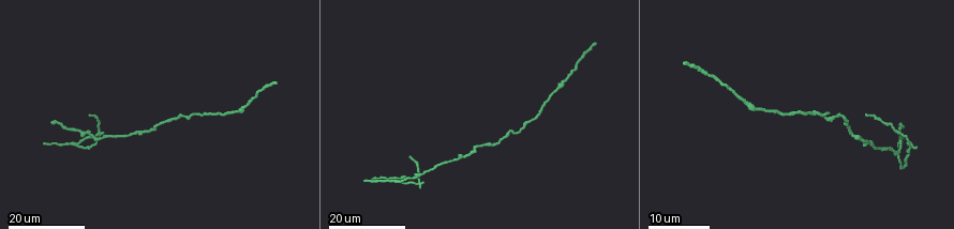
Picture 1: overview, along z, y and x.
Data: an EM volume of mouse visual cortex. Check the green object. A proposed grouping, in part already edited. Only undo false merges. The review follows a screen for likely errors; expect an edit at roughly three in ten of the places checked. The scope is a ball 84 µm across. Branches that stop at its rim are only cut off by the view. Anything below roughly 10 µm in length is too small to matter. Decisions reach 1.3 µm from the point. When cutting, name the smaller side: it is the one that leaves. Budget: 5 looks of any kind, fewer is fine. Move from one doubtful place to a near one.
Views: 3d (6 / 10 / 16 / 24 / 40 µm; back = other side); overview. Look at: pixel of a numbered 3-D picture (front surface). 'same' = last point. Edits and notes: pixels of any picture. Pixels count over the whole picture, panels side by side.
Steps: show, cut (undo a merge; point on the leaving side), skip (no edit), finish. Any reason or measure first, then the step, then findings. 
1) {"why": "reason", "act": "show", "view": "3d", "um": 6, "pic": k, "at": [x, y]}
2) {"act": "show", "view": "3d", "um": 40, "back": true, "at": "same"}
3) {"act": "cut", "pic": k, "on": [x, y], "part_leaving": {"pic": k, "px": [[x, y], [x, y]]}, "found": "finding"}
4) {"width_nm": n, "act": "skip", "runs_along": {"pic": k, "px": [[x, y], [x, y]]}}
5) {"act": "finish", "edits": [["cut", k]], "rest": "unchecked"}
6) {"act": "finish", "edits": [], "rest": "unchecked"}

{"why": "sudden change in width", "act": "show", "view": "3d", "um": 16, "pic": 1, "at": [189, 116]}

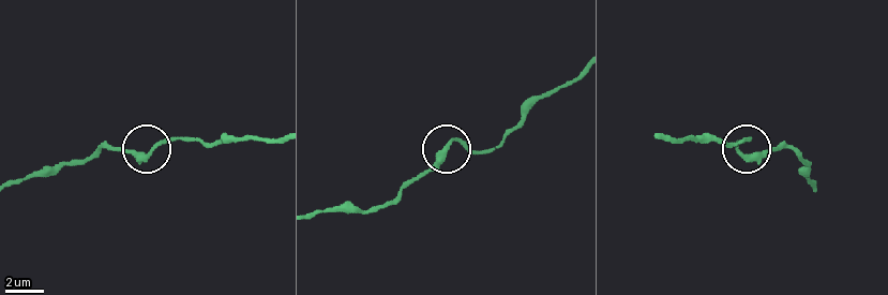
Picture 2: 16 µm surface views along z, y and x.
{"why": "closer look", "act": "show", "view": "3d", "um": 6, "pic": 2, "at": [456, 140]}

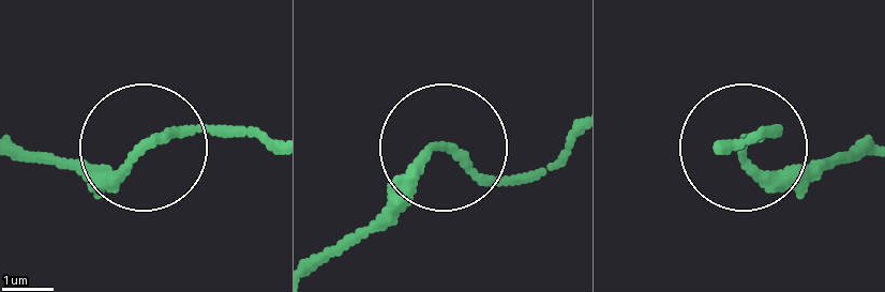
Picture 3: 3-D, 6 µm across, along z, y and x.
{"act": "skip", "found": "all the same cell"}

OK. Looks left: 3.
{"why": "calibre changes", "act": "show", "view": "3d", "um": 24, "pic": 1, "at": [461, 156]}

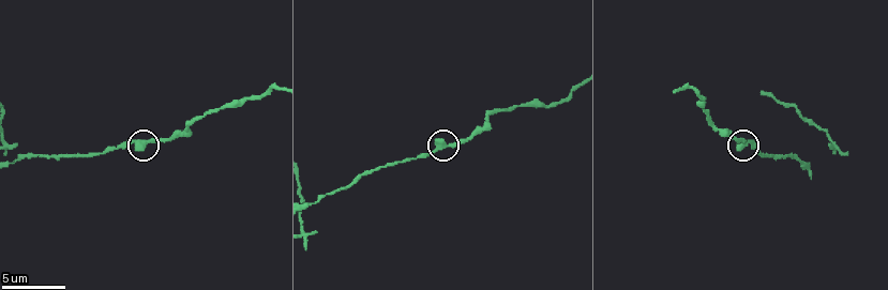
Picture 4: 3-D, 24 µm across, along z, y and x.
{"act": "show", "view": "3d", "um": 6, "pic": 4, "at": [744, 142]}

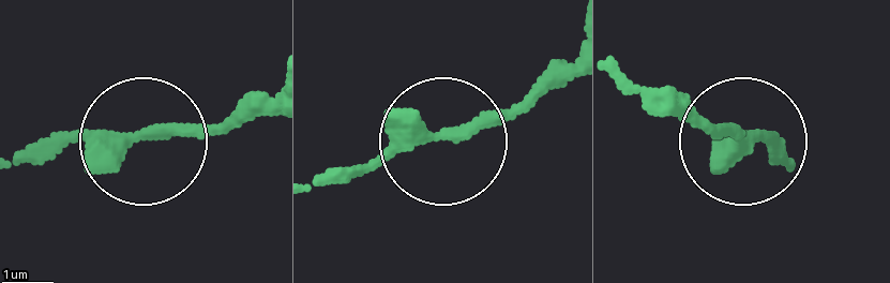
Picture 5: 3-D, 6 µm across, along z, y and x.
{"arms": 3, "act": "skip", "found": "continuous, no second cell"}

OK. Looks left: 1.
{"why": "a fork", "act": "show", "view": "3d", "um": 16, "pic": 4, "at": [809, 169]}

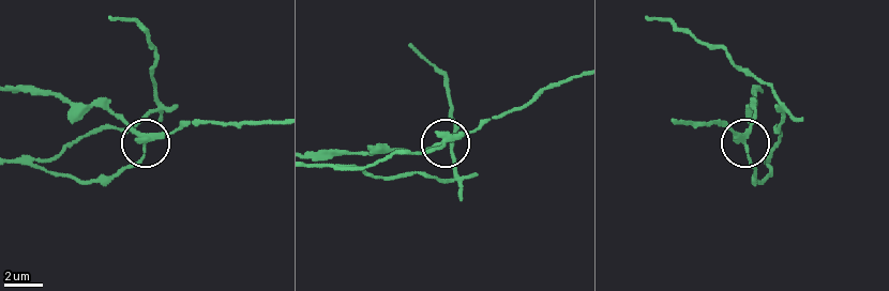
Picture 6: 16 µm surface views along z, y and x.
{"side_arm_um": 14, "act": "cut", "pic": 6, "on": [139, 165], "part_leaving": {"pic": 6, "px": [[739, 138], [756, 175], [770, 175], [779, 98], [729, 57]]}, "found": "a second cell is stuck on"}

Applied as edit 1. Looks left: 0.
{"act": "finish", "edits": [["cut", 6]], "rest": "unchecked"}

